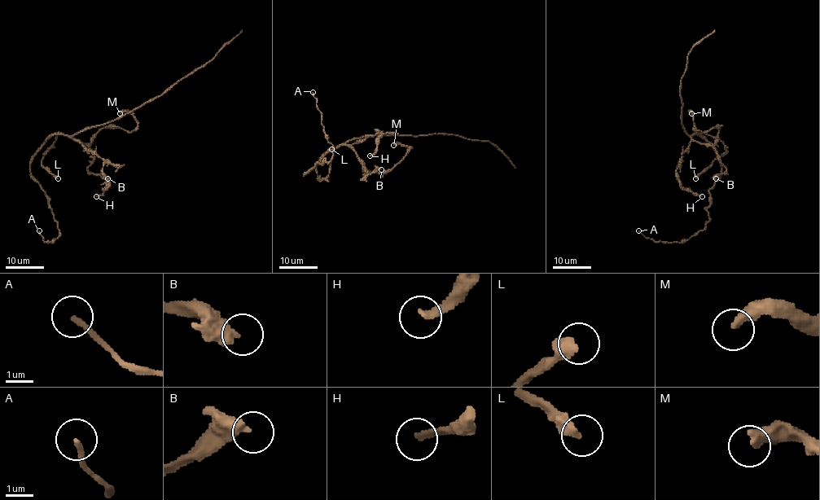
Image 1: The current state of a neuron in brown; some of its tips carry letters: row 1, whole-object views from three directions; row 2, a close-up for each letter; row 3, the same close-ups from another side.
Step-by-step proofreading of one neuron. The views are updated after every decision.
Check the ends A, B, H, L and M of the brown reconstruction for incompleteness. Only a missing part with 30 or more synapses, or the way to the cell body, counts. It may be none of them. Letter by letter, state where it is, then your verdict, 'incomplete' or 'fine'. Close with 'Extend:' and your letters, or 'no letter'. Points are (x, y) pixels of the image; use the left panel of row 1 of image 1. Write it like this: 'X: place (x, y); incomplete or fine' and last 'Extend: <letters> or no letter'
A: place (39, 230); fine
B: place (107, 178); fine
H: place (96, 196); fine
L: place (58, 178); fine
M: place (120, 113); fine
Extend: no letter

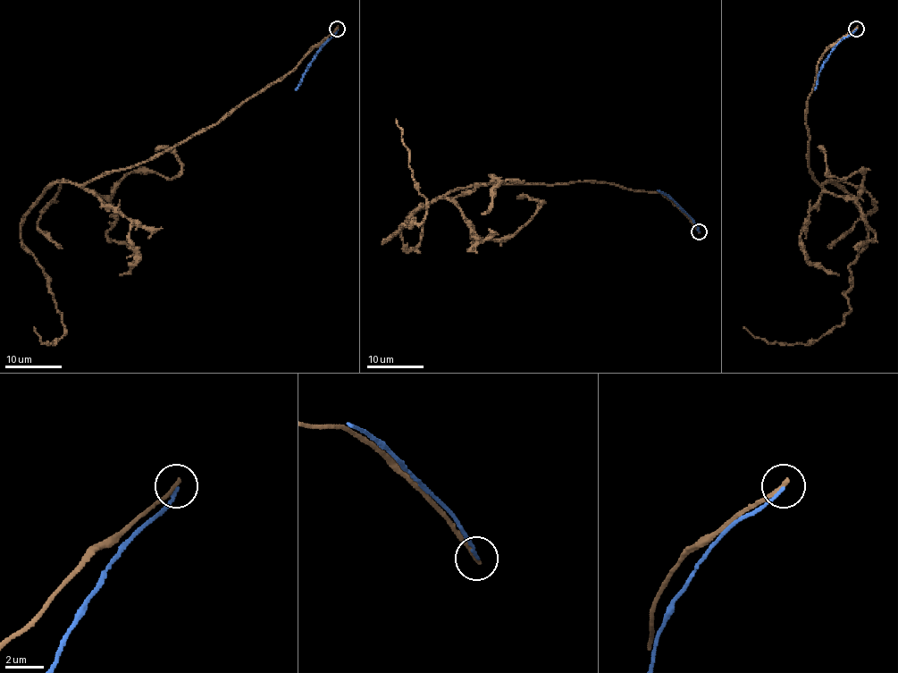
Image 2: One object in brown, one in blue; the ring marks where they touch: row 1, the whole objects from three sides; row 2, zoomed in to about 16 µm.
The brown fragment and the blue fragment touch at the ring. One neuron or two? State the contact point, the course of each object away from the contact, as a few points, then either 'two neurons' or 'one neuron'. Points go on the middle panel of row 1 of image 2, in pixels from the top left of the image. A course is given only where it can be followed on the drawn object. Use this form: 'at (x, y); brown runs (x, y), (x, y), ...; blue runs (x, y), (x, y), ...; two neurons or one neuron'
at (699, 231); brown runs (698, 231), (659, 193), (608, 183), (487, 184), (432, 198), (383, 243), (425, 215), (427, 201), (396, 119); blue runs (698, 231), (692, 220), (666, 193), (657, 190); two neurons

